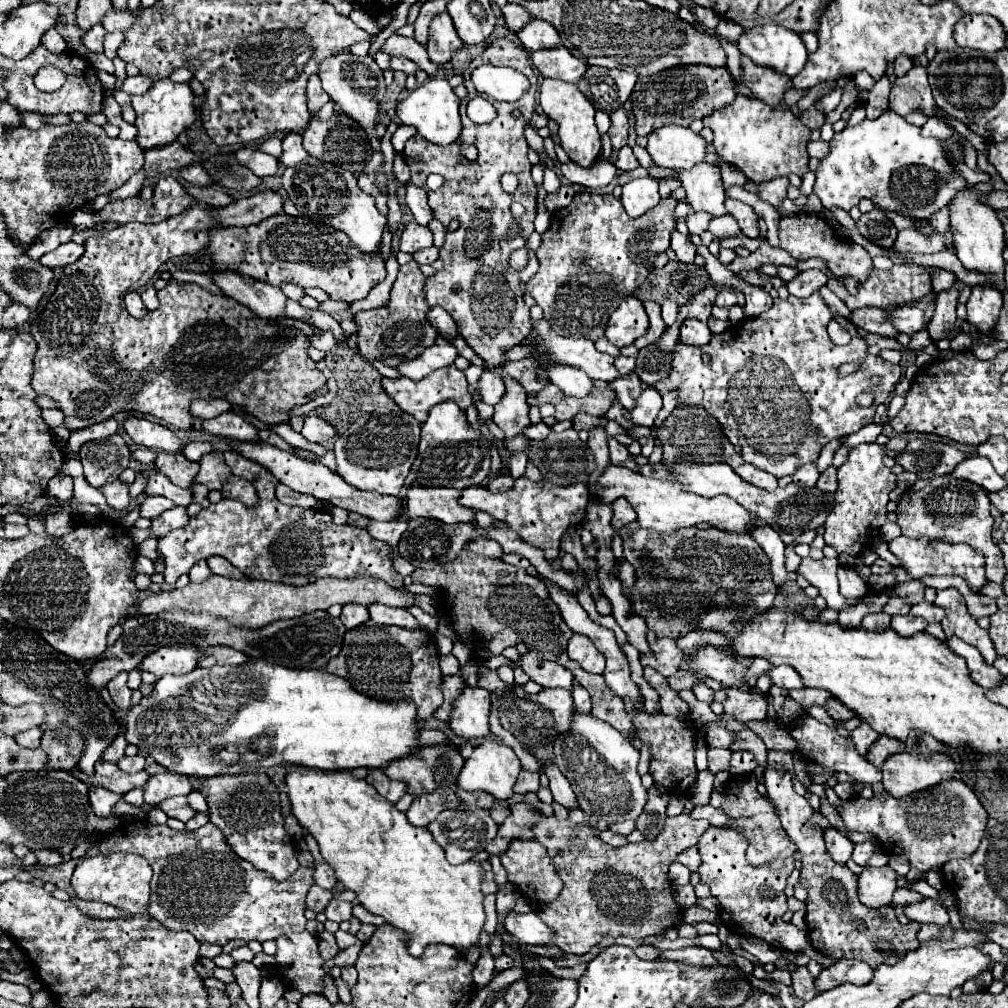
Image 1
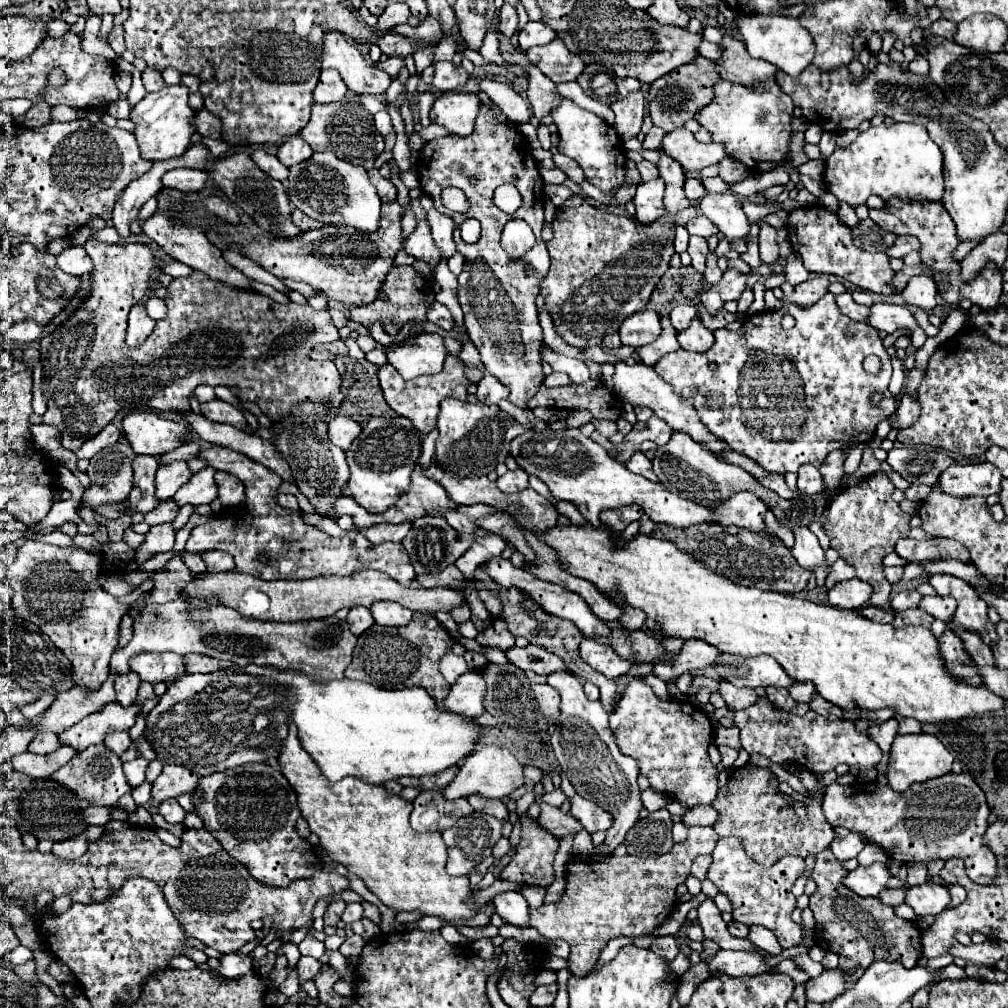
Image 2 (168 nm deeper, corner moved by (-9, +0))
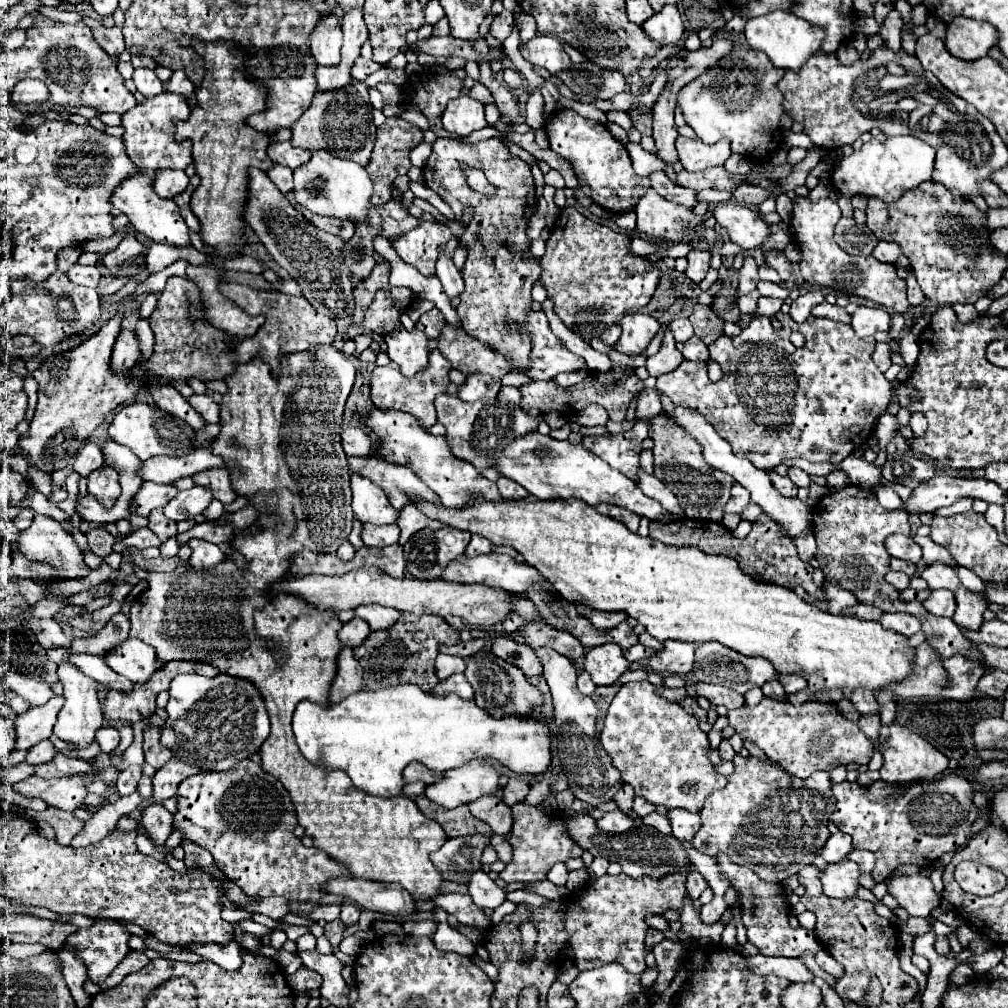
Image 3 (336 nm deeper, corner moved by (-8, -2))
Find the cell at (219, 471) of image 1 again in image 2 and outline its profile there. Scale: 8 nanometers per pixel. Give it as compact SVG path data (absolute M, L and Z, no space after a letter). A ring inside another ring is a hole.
M205 467L201 469L199 473L195 473L191 477L191 481L187 485L183 485L177 493L175 493L175 503L181 507L181 505L201 505L201 503L211 503L217 493L219 493L219 487L215 483L215 469L213 467Z

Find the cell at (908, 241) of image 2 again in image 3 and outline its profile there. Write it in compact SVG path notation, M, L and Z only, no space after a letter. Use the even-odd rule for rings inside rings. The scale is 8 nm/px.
M878 241L878 245L872 251L872 257L876 257L882 263L894 263L900 257L900 247L890 241Z

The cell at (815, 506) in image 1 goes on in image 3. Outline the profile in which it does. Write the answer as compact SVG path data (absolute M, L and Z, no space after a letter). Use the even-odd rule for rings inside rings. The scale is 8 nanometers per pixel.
M664 413L658 417L652 417L648 421L650 425L650 439L654 441L654 467L656 467L656 477L664 481L664 485L678 497L686 517L690 519L708 519L710 509L718 505L726 505L730 487L734 479L722 471L710 469L706 465L700 445L694 441L690 433L686 433L682 427L676 427Z

